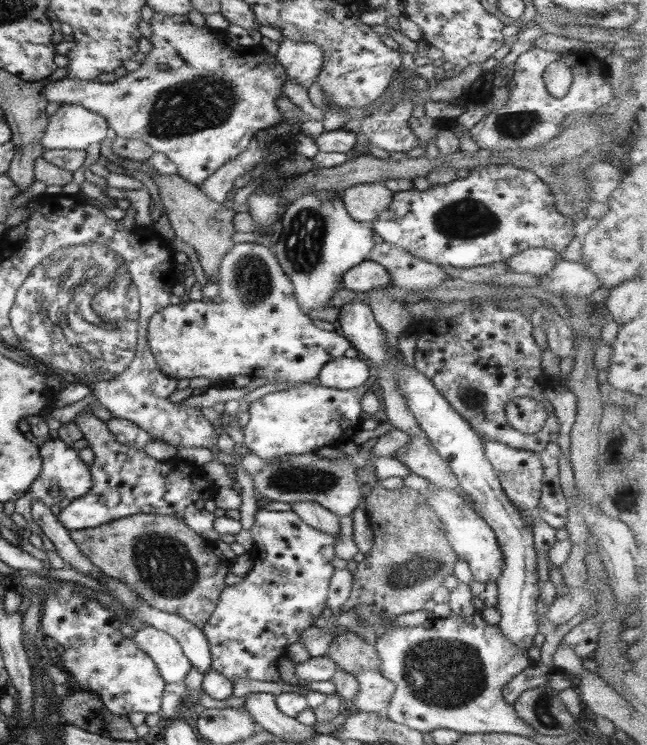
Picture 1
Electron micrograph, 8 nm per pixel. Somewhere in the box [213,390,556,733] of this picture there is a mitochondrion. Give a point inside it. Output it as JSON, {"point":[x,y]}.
{"point":[442,673]}

